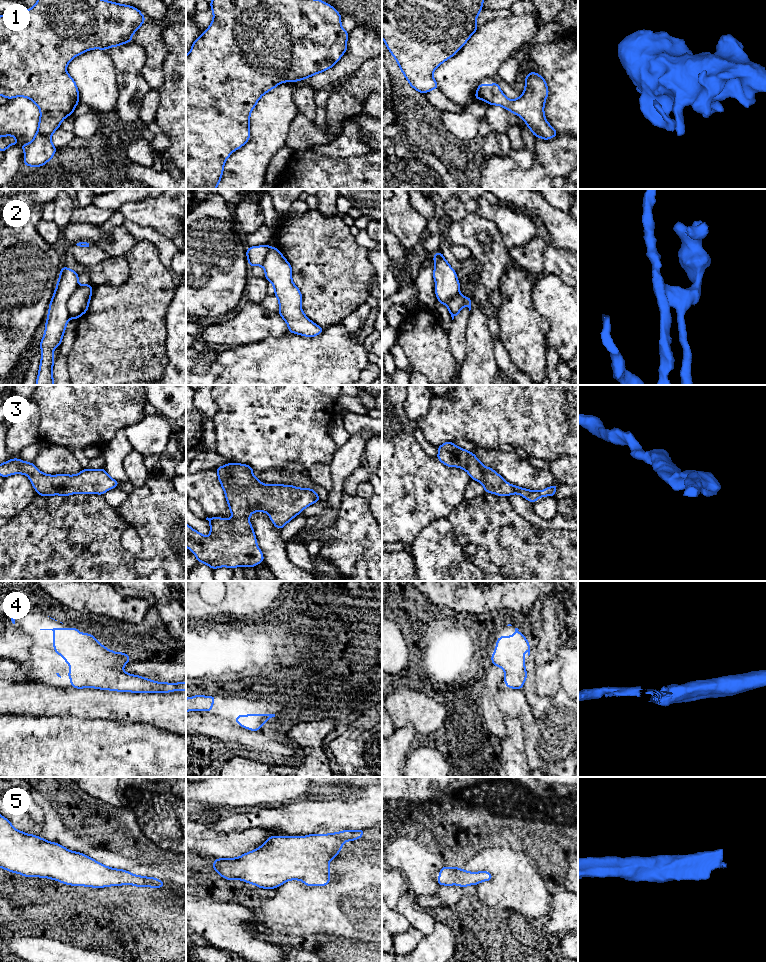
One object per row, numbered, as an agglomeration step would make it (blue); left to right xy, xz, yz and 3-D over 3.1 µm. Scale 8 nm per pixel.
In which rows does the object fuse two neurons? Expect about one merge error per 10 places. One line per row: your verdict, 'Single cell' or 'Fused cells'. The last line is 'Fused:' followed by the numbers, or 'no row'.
1: Single cell
2: Fused cells
3: Single cell
4: Single cell
5: Single cell
Fused: 2

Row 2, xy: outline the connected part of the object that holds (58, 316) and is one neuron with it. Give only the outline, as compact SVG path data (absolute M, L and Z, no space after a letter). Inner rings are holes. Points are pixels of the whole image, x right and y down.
M62 267L54 294L49 304L45 332L40 341L41 361L36 385L54 385L54 349L62 343L66 325L70 320L67 302L75 292L79 275L68 267Z

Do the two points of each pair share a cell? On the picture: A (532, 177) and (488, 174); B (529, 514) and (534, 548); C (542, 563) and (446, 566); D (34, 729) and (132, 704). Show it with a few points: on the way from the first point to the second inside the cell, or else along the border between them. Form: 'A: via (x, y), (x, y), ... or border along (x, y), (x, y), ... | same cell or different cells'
A: via (521, 177), (501, 177), (499, 175) | same cell
B: border along (512, 508), (531, 523), (543, 528), (553, 529) | different cells
C: border along (461, 545), (469, 559), (480, 570) | different cells
D: border along (56, 716), (102, 720) | different cells

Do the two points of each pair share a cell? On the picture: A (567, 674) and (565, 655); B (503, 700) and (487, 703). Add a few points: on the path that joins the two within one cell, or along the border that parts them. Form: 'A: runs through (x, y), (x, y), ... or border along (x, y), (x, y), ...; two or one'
A: runs through (567, 669), (567, 660); one
B: border along (497, 690), (494, 700), (498, 709), (505, 716); two

